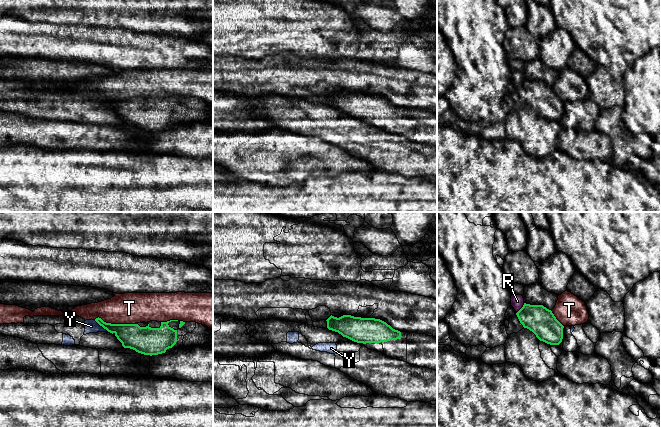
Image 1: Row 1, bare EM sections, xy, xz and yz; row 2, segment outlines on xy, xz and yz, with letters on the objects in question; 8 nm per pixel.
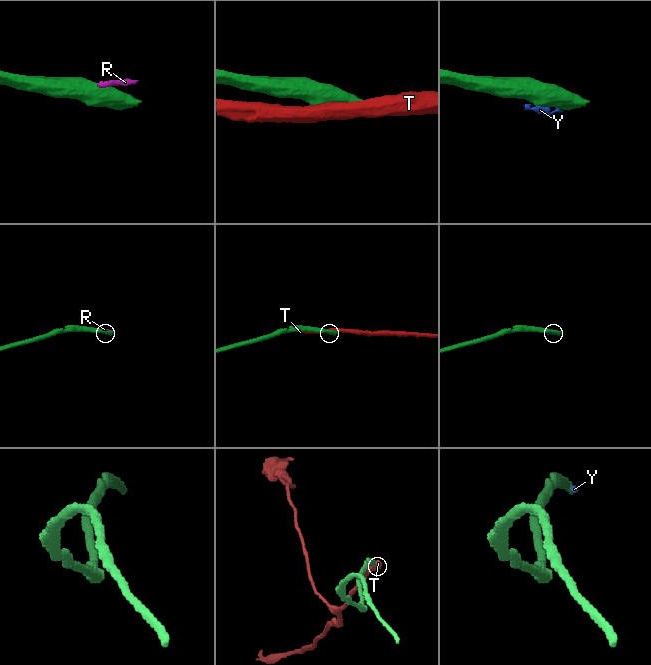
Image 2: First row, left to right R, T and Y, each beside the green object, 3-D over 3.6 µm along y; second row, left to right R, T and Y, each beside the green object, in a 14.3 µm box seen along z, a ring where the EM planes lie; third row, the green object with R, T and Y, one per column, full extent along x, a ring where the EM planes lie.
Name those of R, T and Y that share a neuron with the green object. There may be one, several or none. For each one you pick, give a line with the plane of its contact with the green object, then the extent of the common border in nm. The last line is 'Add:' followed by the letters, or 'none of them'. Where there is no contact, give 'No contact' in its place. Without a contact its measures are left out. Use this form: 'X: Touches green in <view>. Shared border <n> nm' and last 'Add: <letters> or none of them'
Add: none of them

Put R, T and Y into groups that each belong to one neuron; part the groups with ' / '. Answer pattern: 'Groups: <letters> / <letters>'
Groups: R / T / Y

